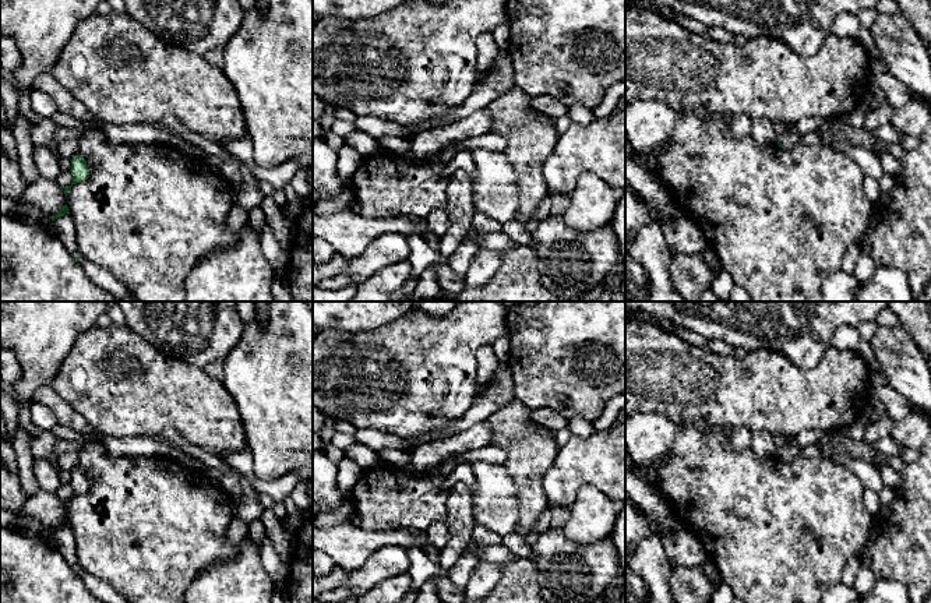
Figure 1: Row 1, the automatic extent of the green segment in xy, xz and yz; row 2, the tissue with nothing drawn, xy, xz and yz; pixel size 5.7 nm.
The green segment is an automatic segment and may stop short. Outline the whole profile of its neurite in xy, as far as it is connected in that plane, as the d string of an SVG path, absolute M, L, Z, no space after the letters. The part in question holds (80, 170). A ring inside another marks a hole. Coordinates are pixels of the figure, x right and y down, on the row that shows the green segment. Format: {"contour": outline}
{"contour": "M75 155L71 159L70 172L73 174L73 184L84 181L89 177L89 169L88 169L87 161L81 155Z"}

